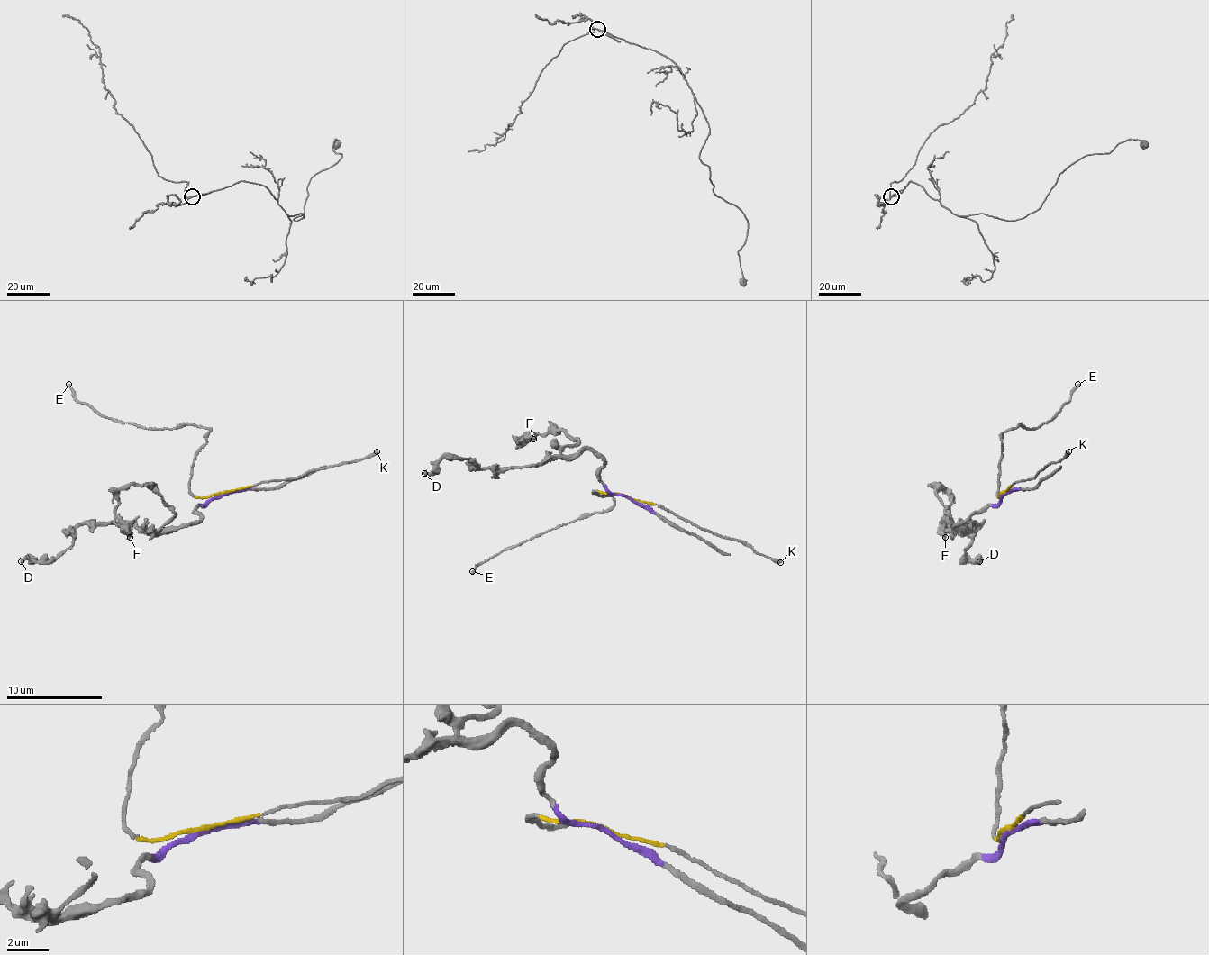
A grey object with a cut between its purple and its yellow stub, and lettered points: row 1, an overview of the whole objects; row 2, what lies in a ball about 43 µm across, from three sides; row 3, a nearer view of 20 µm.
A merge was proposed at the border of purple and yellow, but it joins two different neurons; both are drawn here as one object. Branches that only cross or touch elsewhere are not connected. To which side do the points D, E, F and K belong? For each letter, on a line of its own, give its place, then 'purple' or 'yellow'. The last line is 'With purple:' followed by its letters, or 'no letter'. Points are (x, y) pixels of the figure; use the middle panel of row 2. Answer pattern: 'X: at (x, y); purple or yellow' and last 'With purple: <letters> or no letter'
D: at (424, 473); purple
E: at (472, 571); yellow
F: at (533, 439); purple
K: at (780, 562); yellow
With purple: D, F

